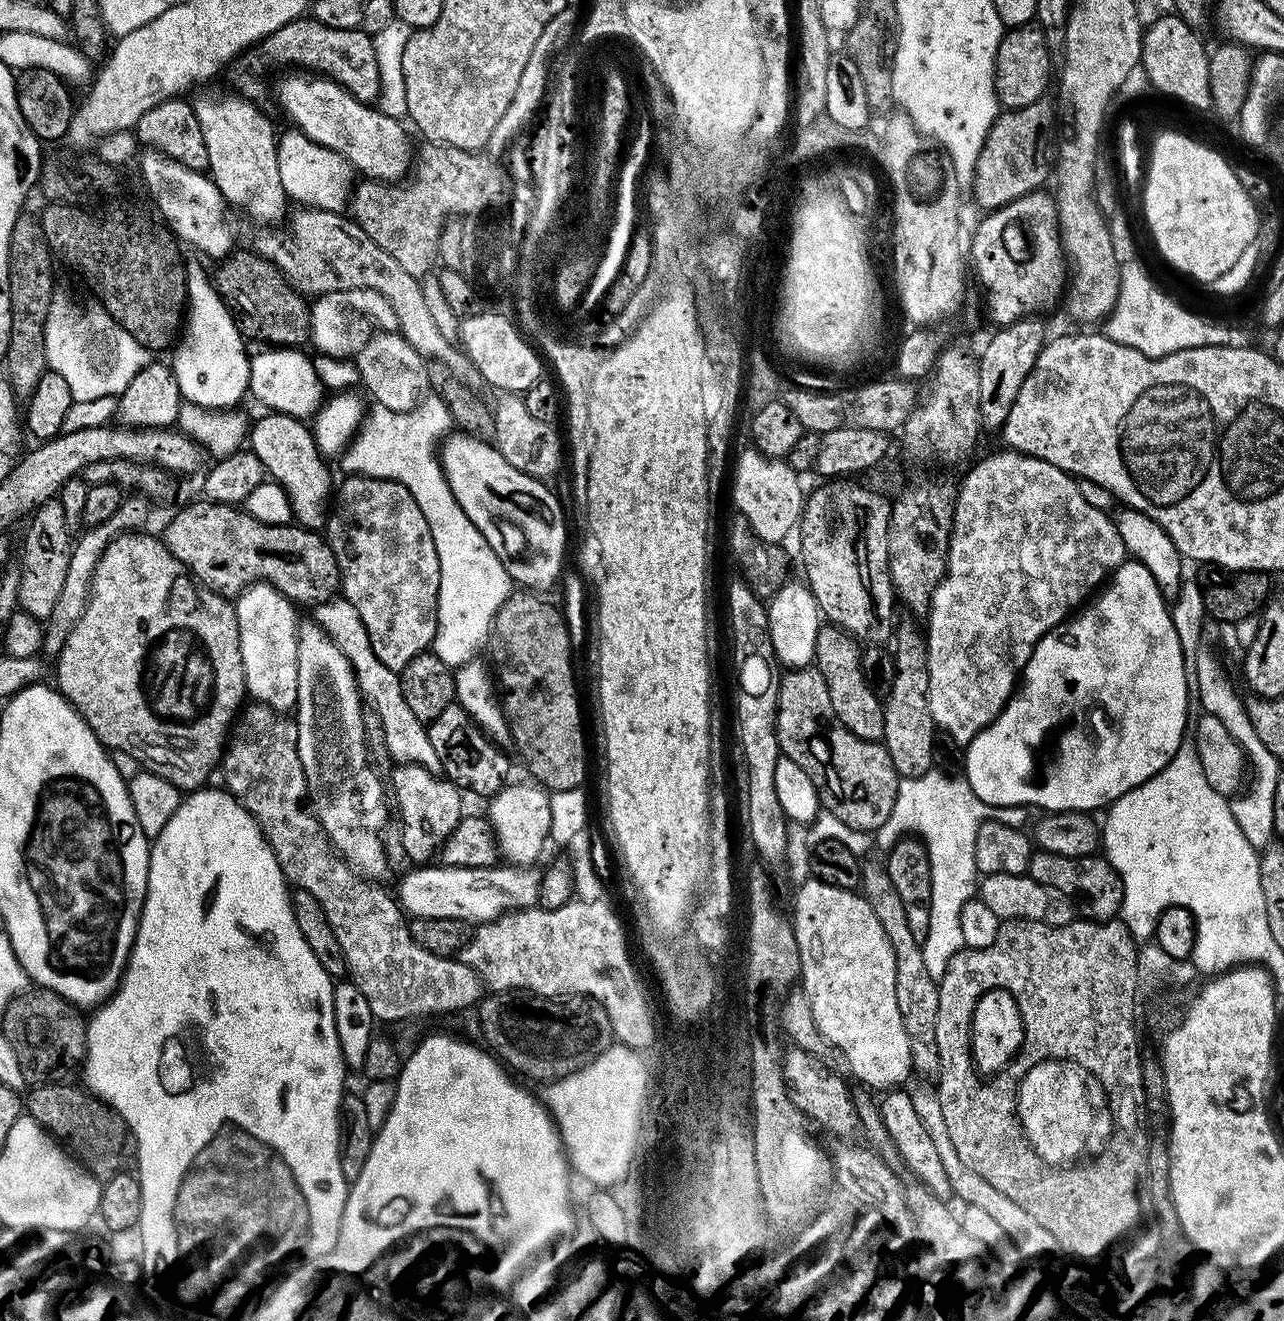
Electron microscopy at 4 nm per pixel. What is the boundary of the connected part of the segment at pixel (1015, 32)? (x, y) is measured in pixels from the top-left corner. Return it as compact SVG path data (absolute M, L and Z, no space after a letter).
M1035 22L1017 24L1009 27L1004 37L995 45L996 65L994 66L994 86L1001 109L1030 106L1030 102L1045 99L1048 78L1053 77L1050 66L1054 60L1053 53L1046 46L1044 31Z

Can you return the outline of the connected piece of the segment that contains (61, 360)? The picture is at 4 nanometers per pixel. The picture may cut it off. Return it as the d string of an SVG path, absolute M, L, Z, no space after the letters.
M68 292L52 293L50 314L46 314L46 358L48 368L62 374L70 386L73 401L94 400L107 396L119 397L130 378L150 362L148 349L143 348L131 334L99 302L83 308Z

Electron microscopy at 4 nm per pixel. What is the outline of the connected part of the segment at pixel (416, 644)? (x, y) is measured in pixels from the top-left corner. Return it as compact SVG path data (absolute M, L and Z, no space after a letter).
M355 474L345 480L340 493L335 493L327 517L326 539L338 562L343 599L358 610L378 662L399 674L410 658L429 651L436 639L438 550L426 514L422 514L406 486Z

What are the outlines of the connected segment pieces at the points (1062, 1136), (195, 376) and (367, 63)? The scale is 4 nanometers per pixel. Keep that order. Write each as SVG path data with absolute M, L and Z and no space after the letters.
M1044 1060L1025 1072L1016 1094L1016 1114L1029 1147L1051 1167L1073 1163L1083 1150L1092 1128L1094 1112L1083 1076L1075 1065Z
M189 259L186 264L186 271L188 273L188 298L186 301L186 315L182 320L182 331L178 337L178 343L175 345L174 353L176 352L176 357L173 360L170 360L170 367L172 373L176 376L176 381L178 382L178 390L180 391L181 397L189 404L197 404L203 408L210 408L213 410L232 410L237 407L236 404L239 402L243 396L246 396L248 392L248 379L250 378L250 366L248 365L250 359L249 349L244 349L244 344L246 345L245 337L240 331L240 325L238 323L237 317L234 315L231 308L222 297L218 294L216 285L214 283L213 277L210 275L210 272L207 272L202 265L199 264L196 260Z
M301 18L274 30L274 34L259 45L258 51L276 64L293 64L296 67L293 69L307 70L332 80L364 104L379 101L382 95L376 45L367 32L335 28L311 18Z

